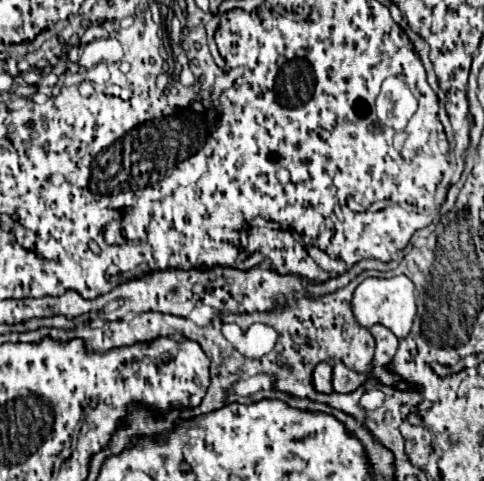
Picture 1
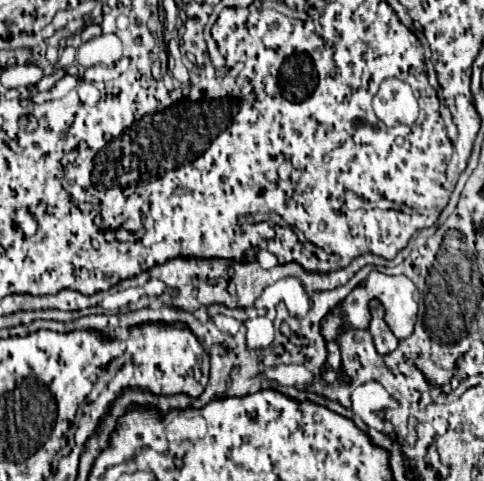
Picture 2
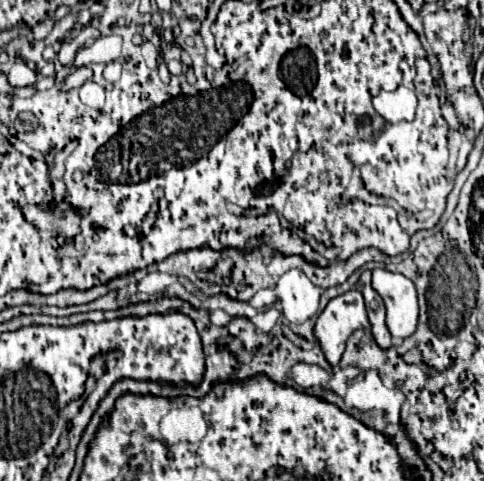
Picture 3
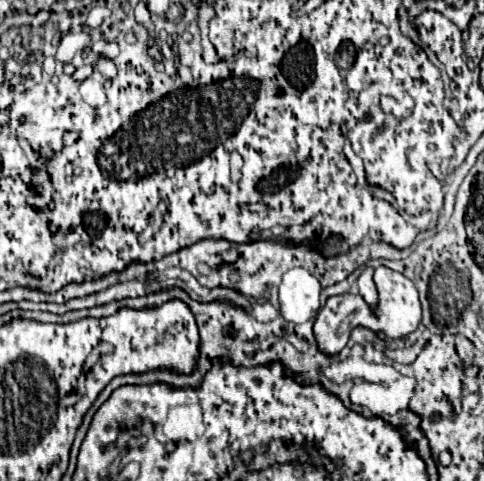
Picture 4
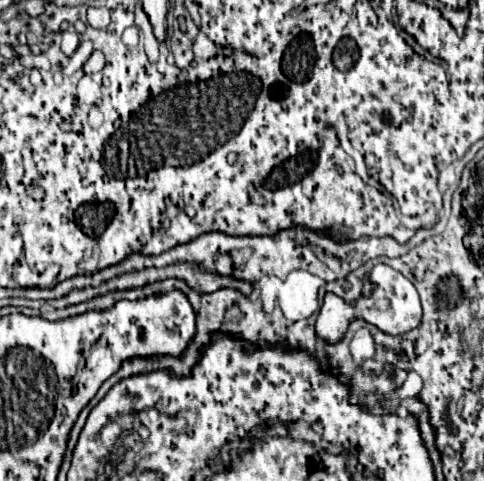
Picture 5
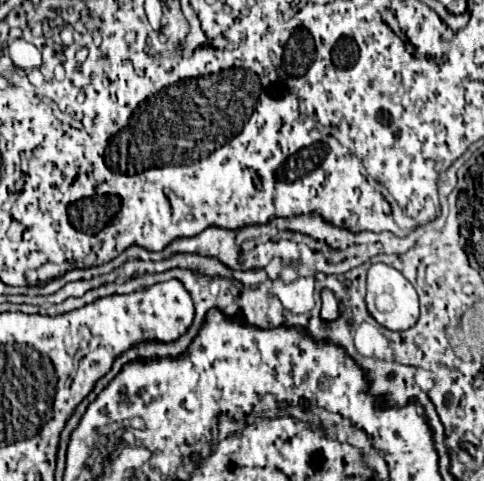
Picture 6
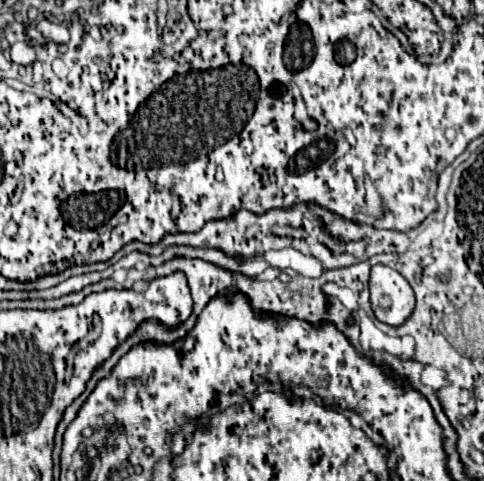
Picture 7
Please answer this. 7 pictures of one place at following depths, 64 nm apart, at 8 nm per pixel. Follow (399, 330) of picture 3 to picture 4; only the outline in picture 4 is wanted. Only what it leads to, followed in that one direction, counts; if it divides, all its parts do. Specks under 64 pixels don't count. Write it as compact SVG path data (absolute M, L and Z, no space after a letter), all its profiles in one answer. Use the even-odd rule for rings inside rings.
M378 266L374 270L374 282L378 288L376 308L368 306L360 294L350 294L350 292L342 296L330 296L324 308L320 308L316 322L314 322L314 336L322 352L338 354L346 346L346 340L354 326L366 326L374 332L384 332L386 338L404 338L406 334L418 328L422 320L422 310L420 310L416 286L400 272L394 272L386 266Z

